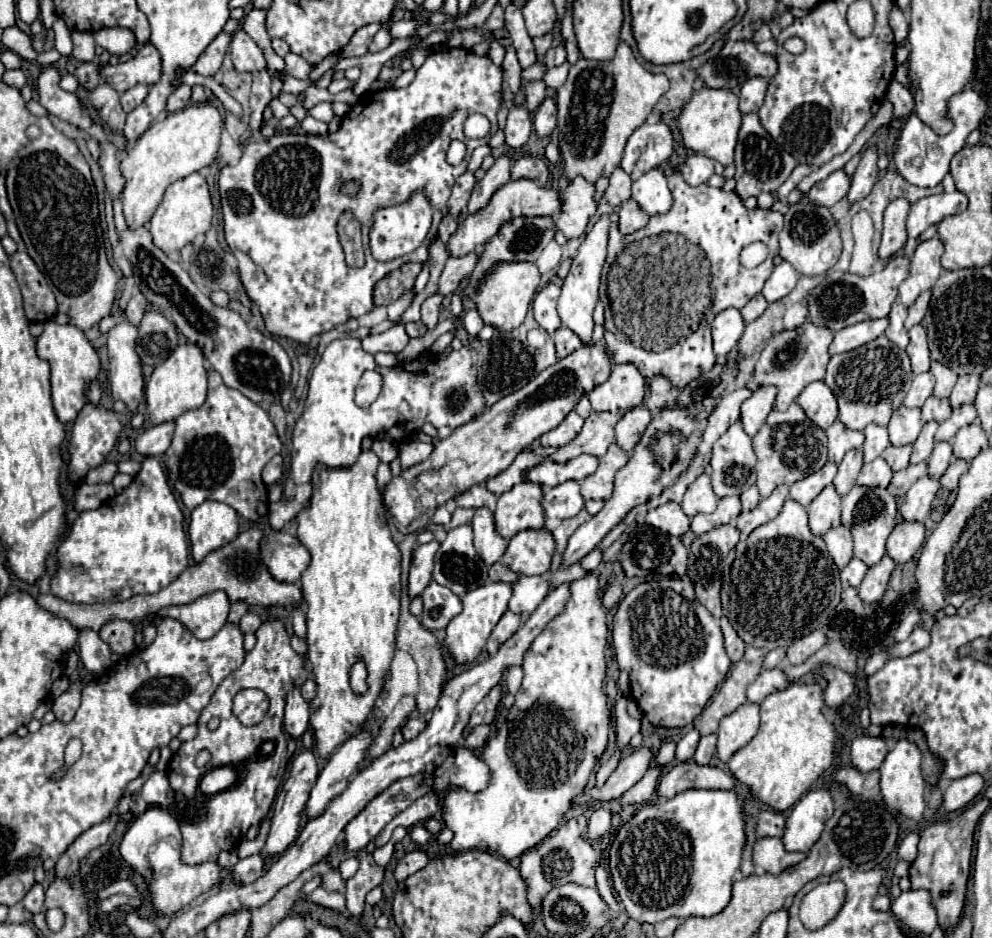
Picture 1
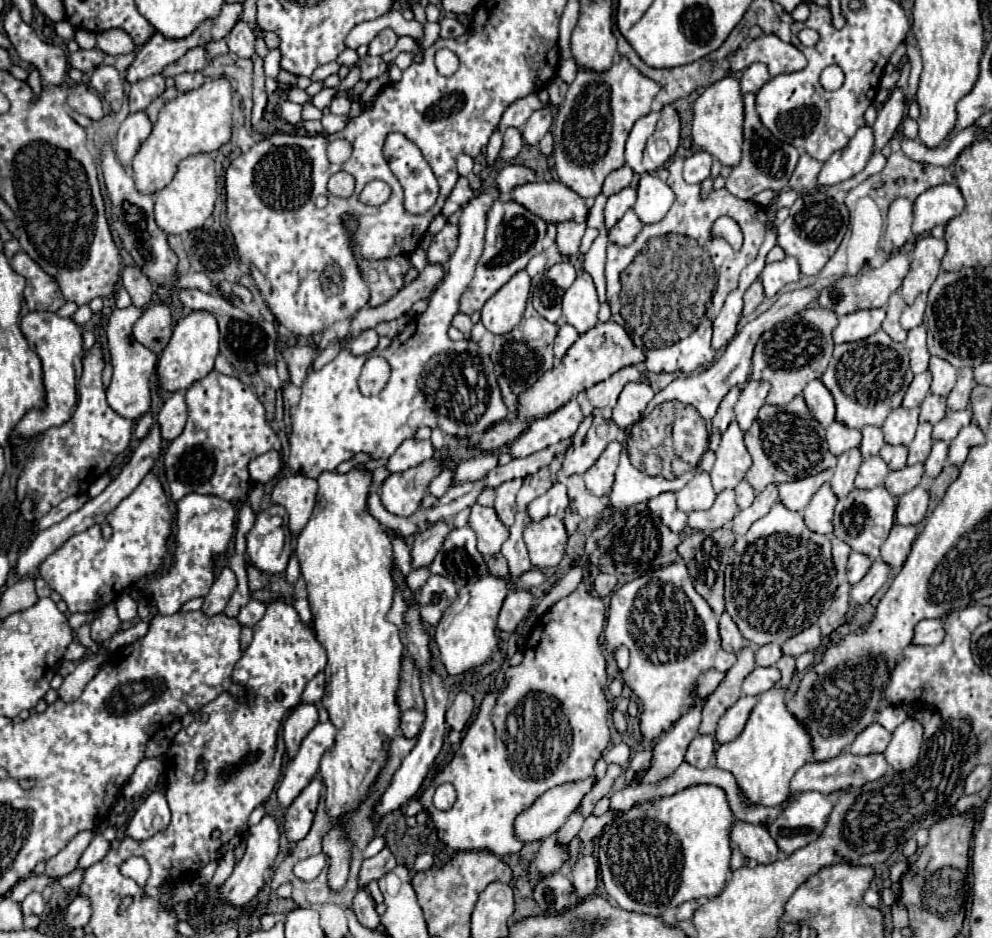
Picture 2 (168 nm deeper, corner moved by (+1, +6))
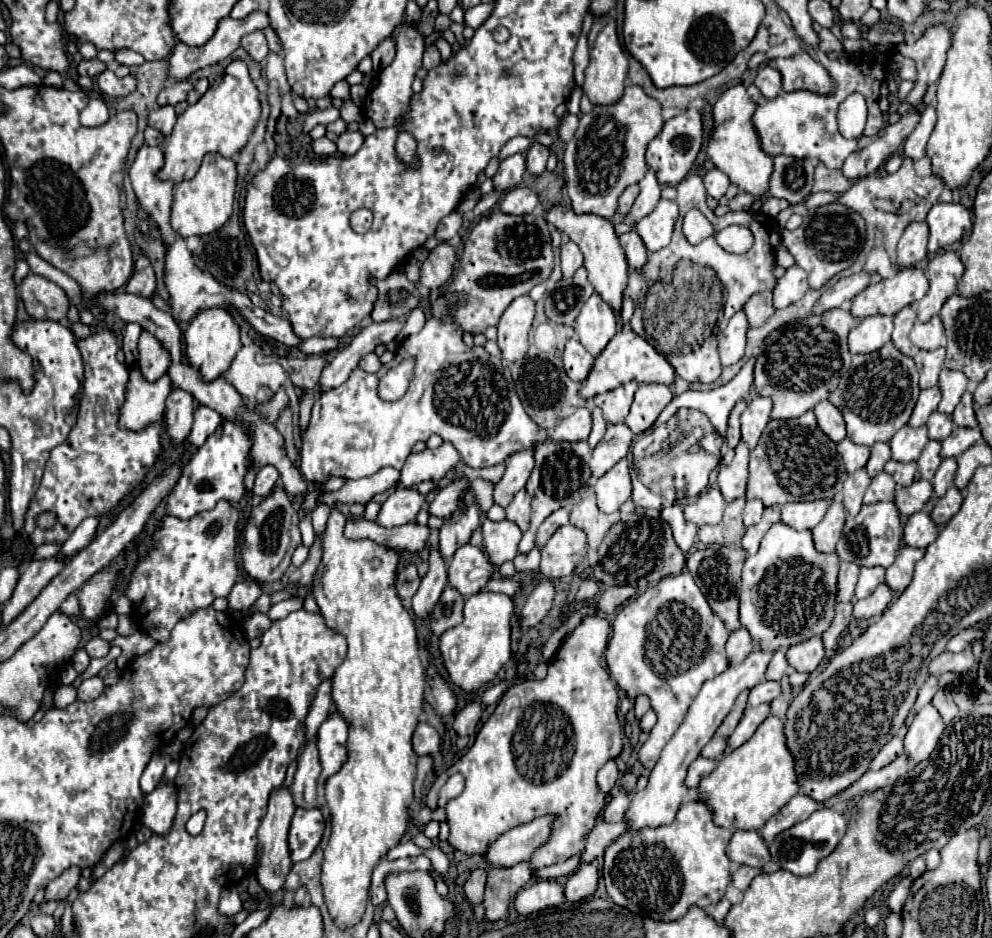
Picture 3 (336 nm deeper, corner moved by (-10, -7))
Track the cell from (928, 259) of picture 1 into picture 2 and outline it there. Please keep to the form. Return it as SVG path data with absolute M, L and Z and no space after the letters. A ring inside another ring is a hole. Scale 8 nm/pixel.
M926 235L916 243L916 249L912 251L910 271L900 287L900 293L908 305L914 303L916 295L928 293L940 271L940 259L944 257L944 253L946 253L944 239L934 239Z

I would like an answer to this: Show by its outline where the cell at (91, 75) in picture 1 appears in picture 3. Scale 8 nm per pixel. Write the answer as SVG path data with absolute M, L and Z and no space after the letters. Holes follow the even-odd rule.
M91 58L91 60L81 60L77 66L77 72L79 72L79 76L91 76L93 78L93 76L99 76L105 68L107 66L101 60Z

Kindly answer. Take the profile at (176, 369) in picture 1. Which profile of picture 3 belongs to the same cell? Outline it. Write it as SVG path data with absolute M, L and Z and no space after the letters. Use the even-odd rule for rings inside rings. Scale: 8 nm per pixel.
M205 308L199 310L197 316L191 320L189 328L185 330L185 354L189 364L197 366L203 380L213 380L223 376L231 366L231 360L241 348L241 330L239 324L229 308Z

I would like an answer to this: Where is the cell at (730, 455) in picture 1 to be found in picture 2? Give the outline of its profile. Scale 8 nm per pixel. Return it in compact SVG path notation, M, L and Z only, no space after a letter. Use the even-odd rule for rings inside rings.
M730 423L726 433L720 439L716 449L716 463L710 471L714 491L720 493L724 489L734 489L752 467L750 453L744 445L744 433L738 423Z

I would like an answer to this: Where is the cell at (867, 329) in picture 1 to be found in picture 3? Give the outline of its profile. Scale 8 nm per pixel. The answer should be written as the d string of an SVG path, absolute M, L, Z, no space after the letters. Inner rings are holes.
M869 316L849 332L851 354L869 354L879 350L891 340L893 318L891 316Z

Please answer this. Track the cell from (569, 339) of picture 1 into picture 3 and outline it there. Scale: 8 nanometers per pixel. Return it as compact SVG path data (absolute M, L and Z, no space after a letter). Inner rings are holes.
M571 338L565 346L563 362L565 362L567 376L575 382L583 382L589 376L595 358L585 350L585 346L577 338Z

